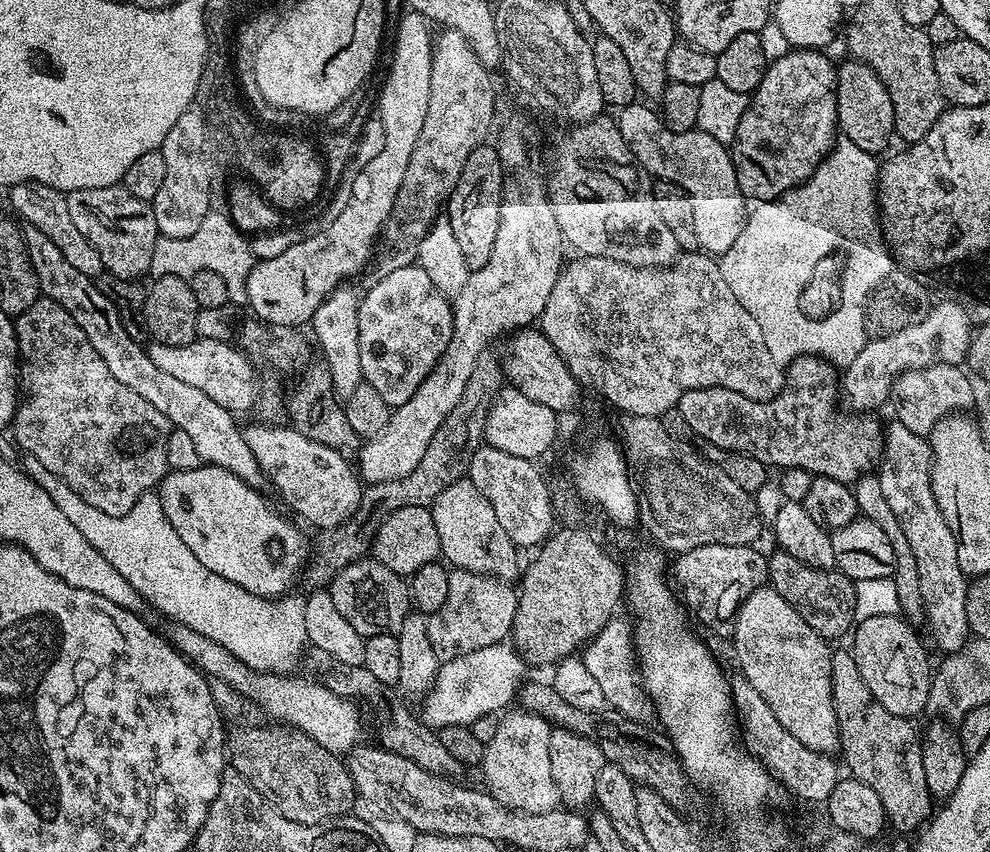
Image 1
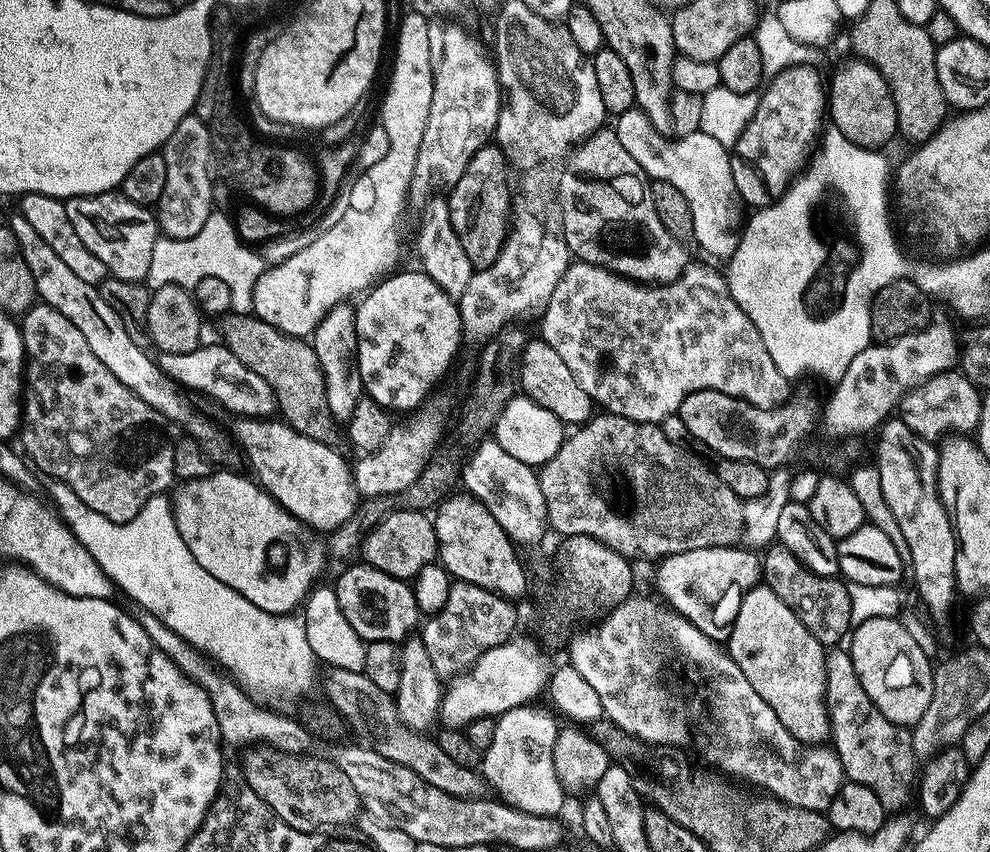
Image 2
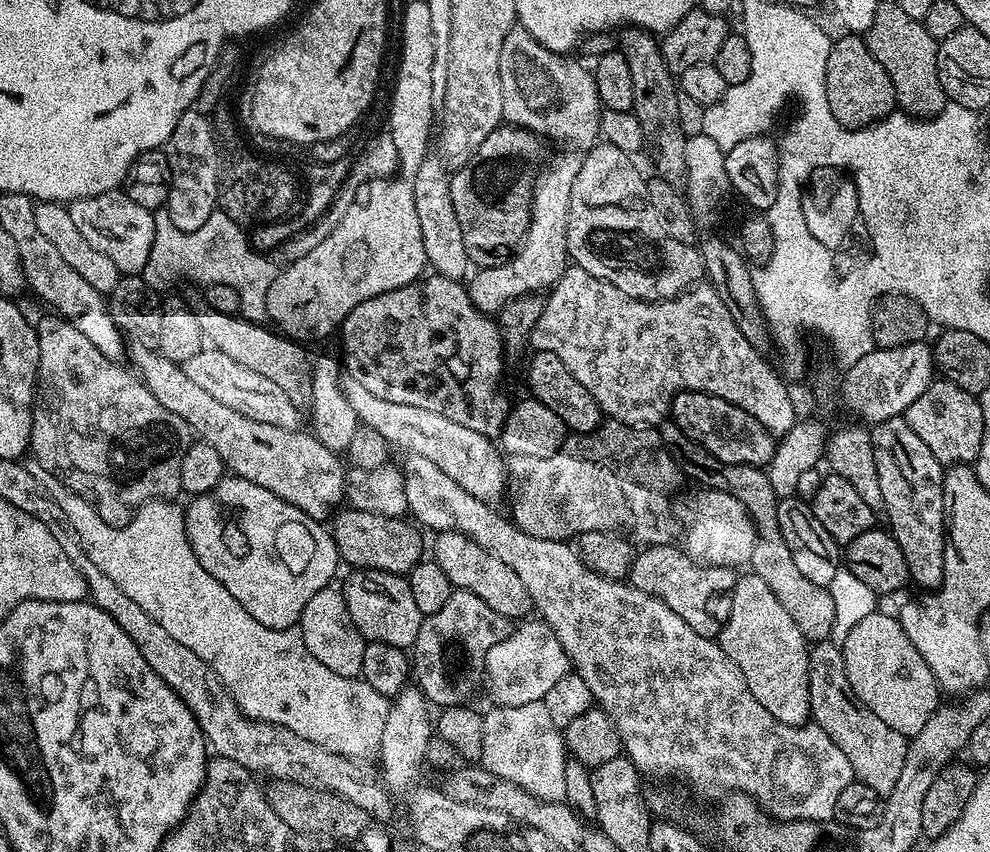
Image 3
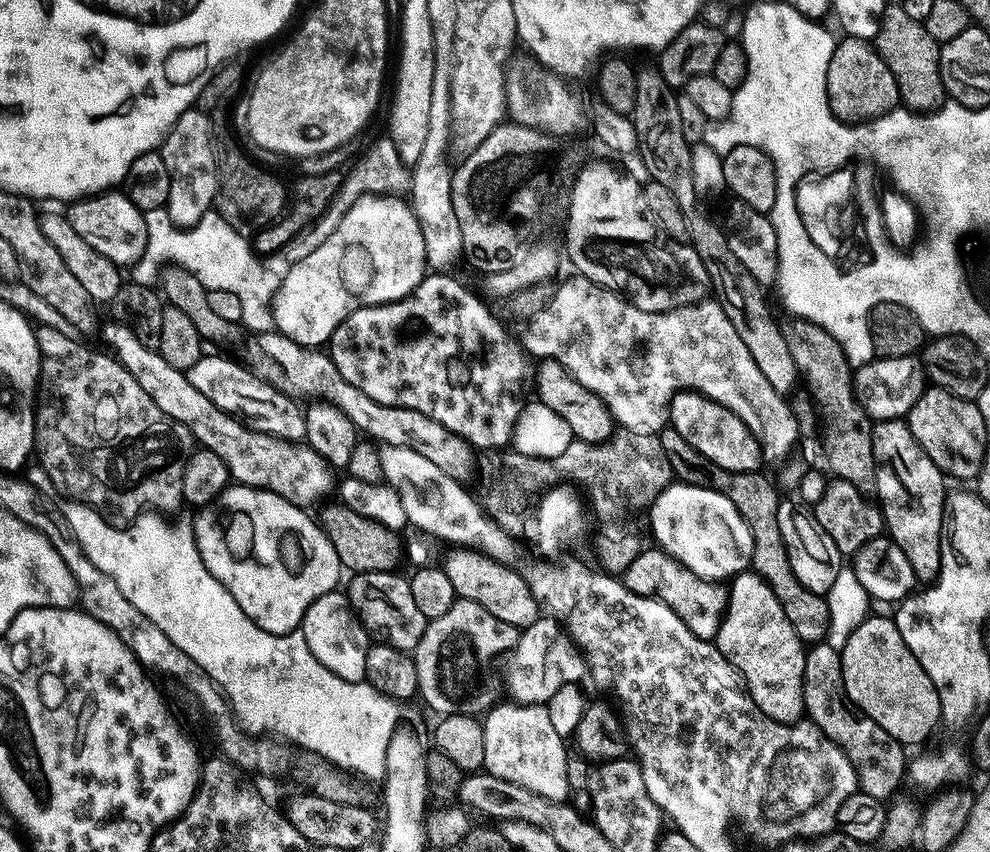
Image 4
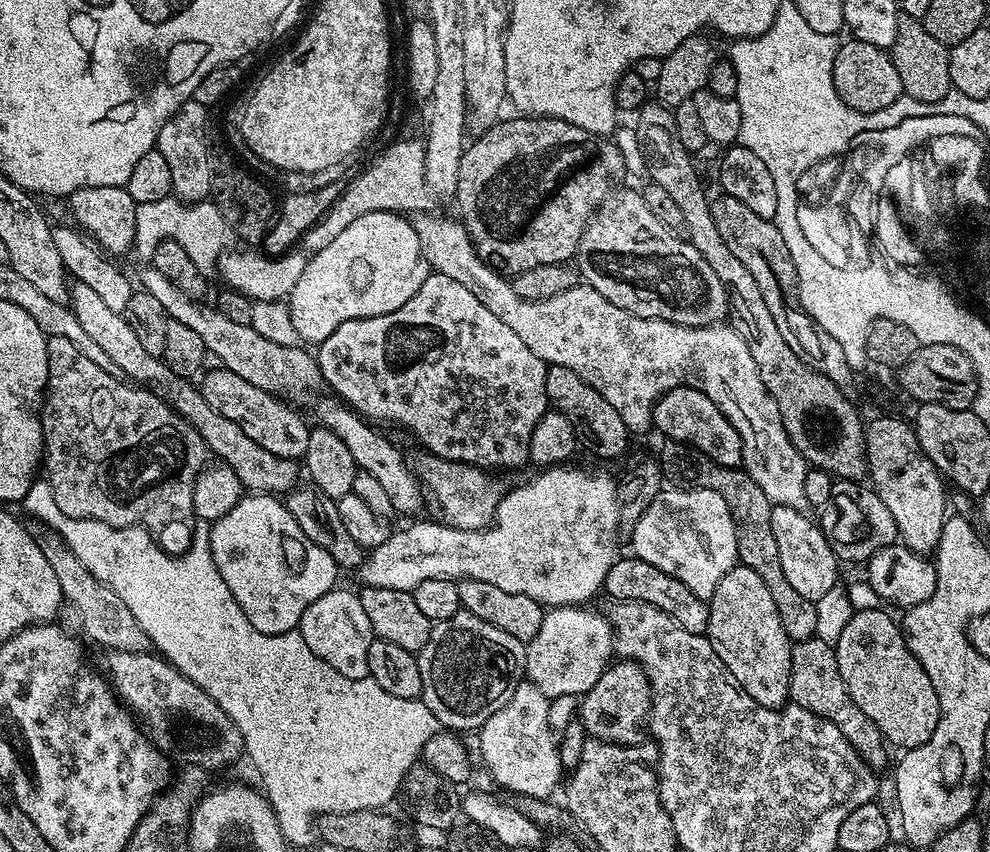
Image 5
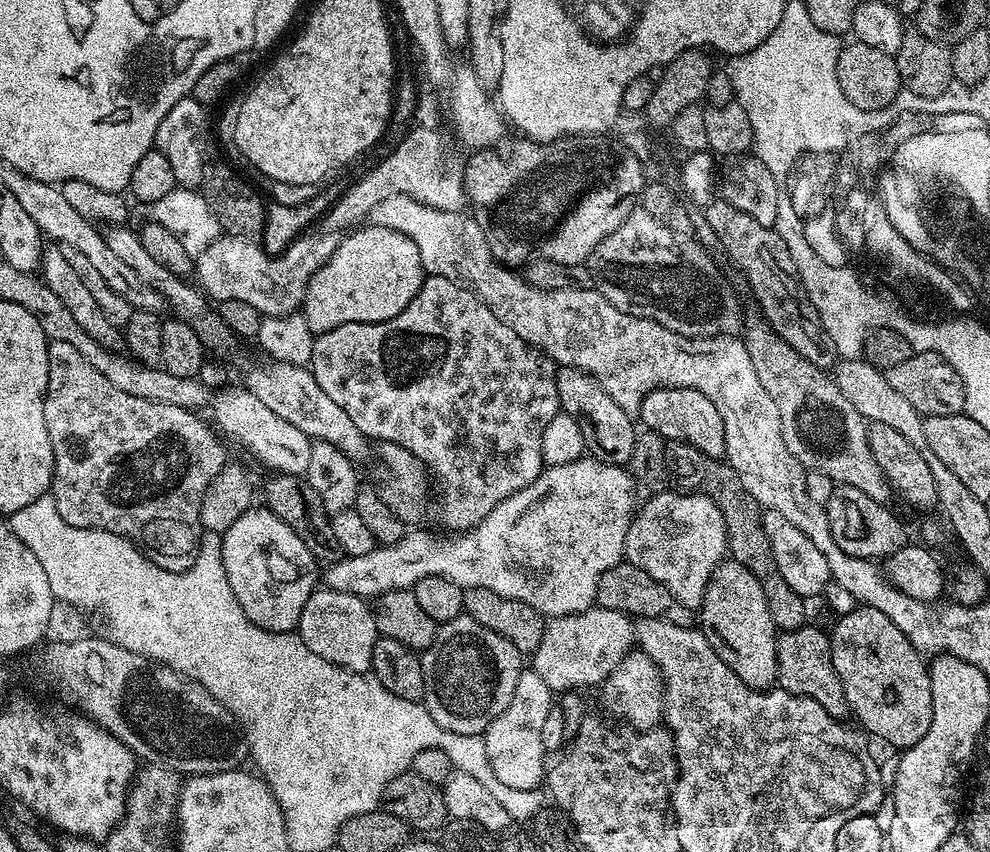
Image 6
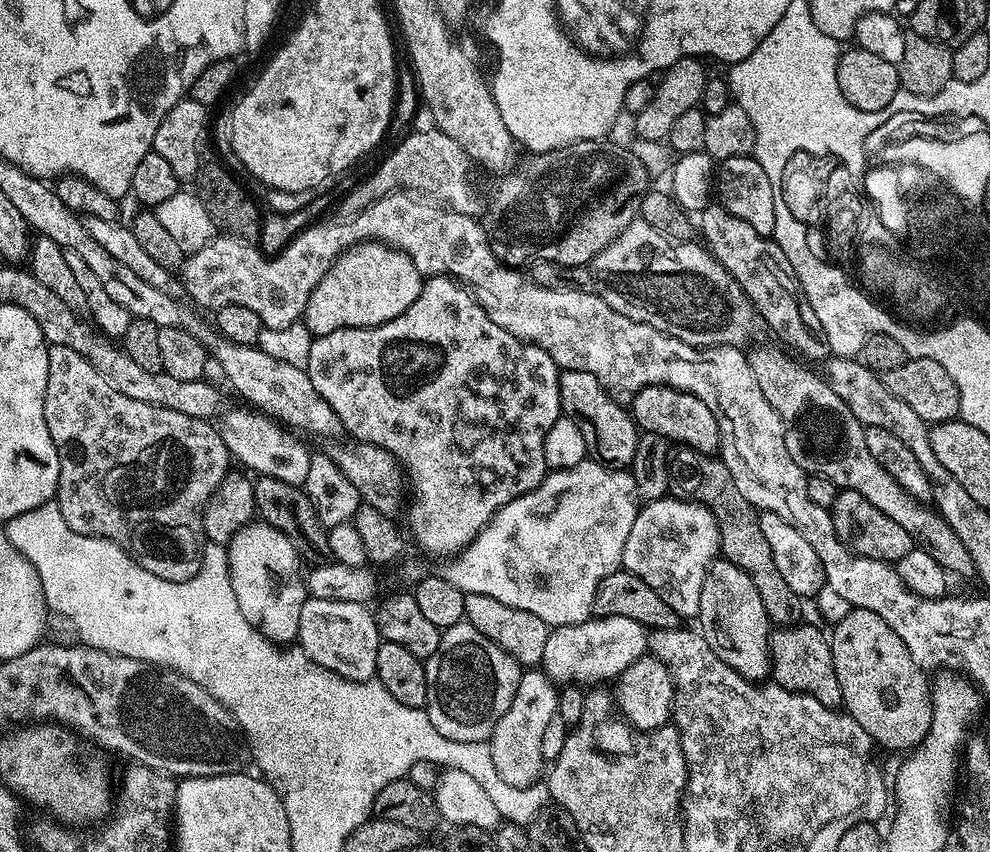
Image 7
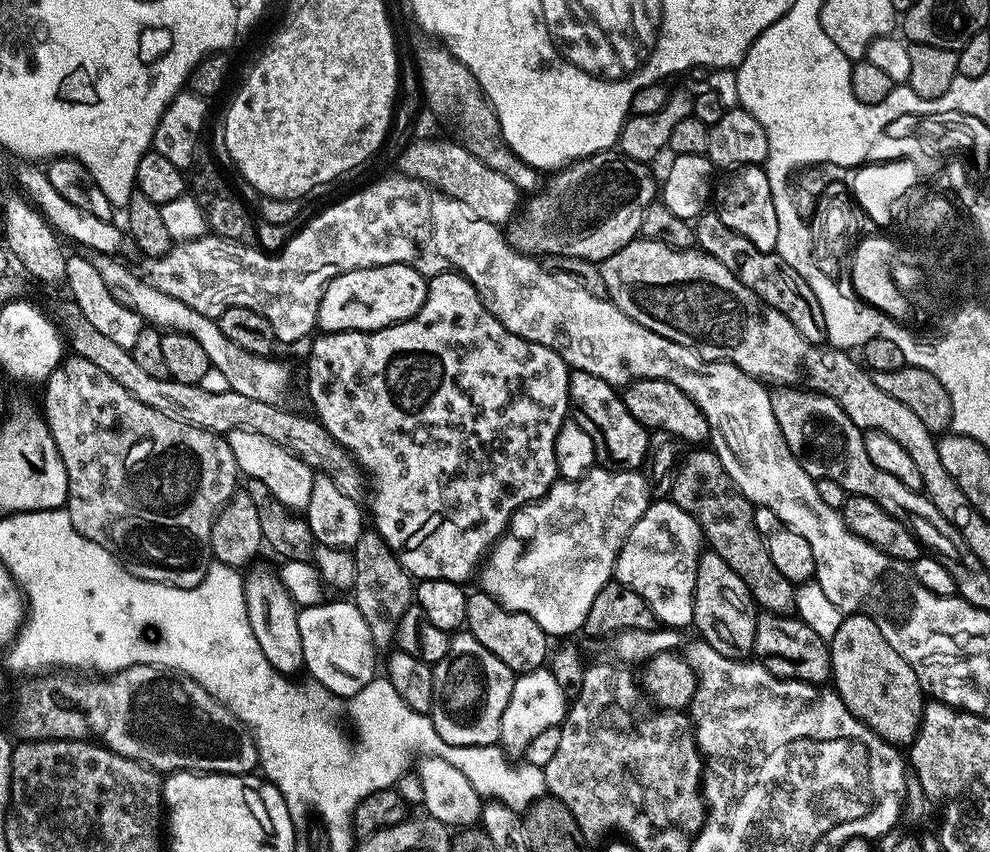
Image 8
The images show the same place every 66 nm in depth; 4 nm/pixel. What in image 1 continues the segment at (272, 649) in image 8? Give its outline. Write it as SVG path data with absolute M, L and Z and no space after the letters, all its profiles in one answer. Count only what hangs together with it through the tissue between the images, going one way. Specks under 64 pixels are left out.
M201 466L194 470L169 471L164 481L158 485L160 505L164 507L166 518L174 526L178 538L206 566L208 570L238 584L255 596L280 598L292 583L297 583L302 569L310 556L310 544L292 524L287 524L266 501L261 493L246 482L221 468Z

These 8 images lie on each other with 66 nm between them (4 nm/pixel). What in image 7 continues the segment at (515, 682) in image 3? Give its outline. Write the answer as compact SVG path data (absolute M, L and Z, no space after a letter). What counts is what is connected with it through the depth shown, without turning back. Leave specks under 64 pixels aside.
M622 615L601 616L589 618L580 624L552 628L540 664L545 675L557 685L586 682L598 684L620 676L638 658L644 656L649 648L650 636L644 625Z

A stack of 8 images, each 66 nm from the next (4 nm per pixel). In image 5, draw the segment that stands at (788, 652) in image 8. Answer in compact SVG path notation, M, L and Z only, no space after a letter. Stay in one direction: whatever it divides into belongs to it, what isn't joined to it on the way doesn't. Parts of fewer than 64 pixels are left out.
M815 635L808 640L798 640L792 645L792 657L790 658L790 690L788 691L791 703L810 710L814 715L828 720L854 746L854 750L864 759L869 768L881 770L888 764L889 745L884 735L858 710L854 698L846 690L846 682L842 682L842 674L838 674L838 662L836 661L836 649L831 644L820 641Z

